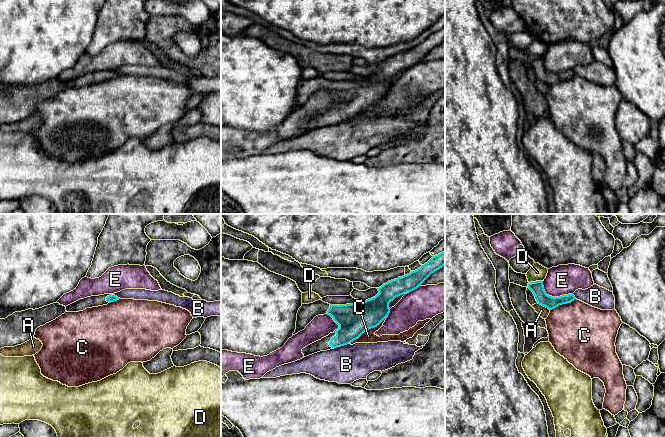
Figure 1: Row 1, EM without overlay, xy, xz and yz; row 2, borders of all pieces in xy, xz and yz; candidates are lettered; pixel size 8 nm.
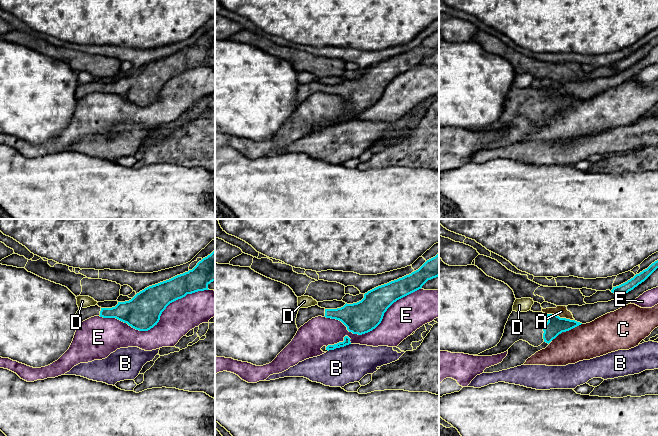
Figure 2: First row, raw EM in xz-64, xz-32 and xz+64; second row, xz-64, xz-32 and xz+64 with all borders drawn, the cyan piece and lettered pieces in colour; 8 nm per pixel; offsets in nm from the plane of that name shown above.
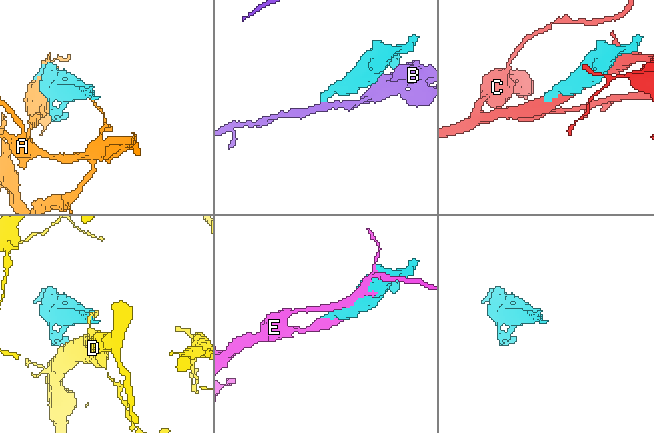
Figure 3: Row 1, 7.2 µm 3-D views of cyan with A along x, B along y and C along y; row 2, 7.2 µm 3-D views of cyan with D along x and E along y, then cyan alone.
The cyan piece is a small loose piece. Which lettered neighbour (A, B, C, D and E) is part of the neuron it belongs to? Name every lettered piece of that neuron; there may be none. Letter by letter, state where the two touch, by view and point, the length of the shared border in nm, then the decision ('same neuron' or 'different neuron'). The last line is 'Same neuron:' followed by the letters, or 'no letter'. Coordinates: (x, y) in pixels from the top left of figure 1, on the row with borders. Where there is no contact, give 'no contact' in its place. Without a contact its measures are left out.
A: meets cyan in yz at (543, 305); contact 120 nm long; different neuron
B: meets cyan in xz at (341, 345); contact 130 nm long; different neuron
C: meets cyan in xz at (367, 329); contact 400 nm long; different neuron
D: meets cyan in yz at (536, 281); contact 110 nm long; different neuron
E: meets cyan in yz at (553, 297); contact 260 nm long; different neuron
Same neuron: no letter

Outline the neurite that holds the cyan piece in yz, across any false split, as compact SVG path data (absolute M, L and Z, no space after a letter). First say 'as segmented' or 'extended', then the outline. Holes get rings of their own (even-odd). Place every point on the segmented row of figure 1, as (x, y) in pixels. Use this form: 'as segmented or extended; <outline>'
as segmented; M543 281L531 282L528 288L533 292L538 304L552 310L559 305L571 303L576 298L573 294L563 295L560 297L552 297L546 294L543 286Z

